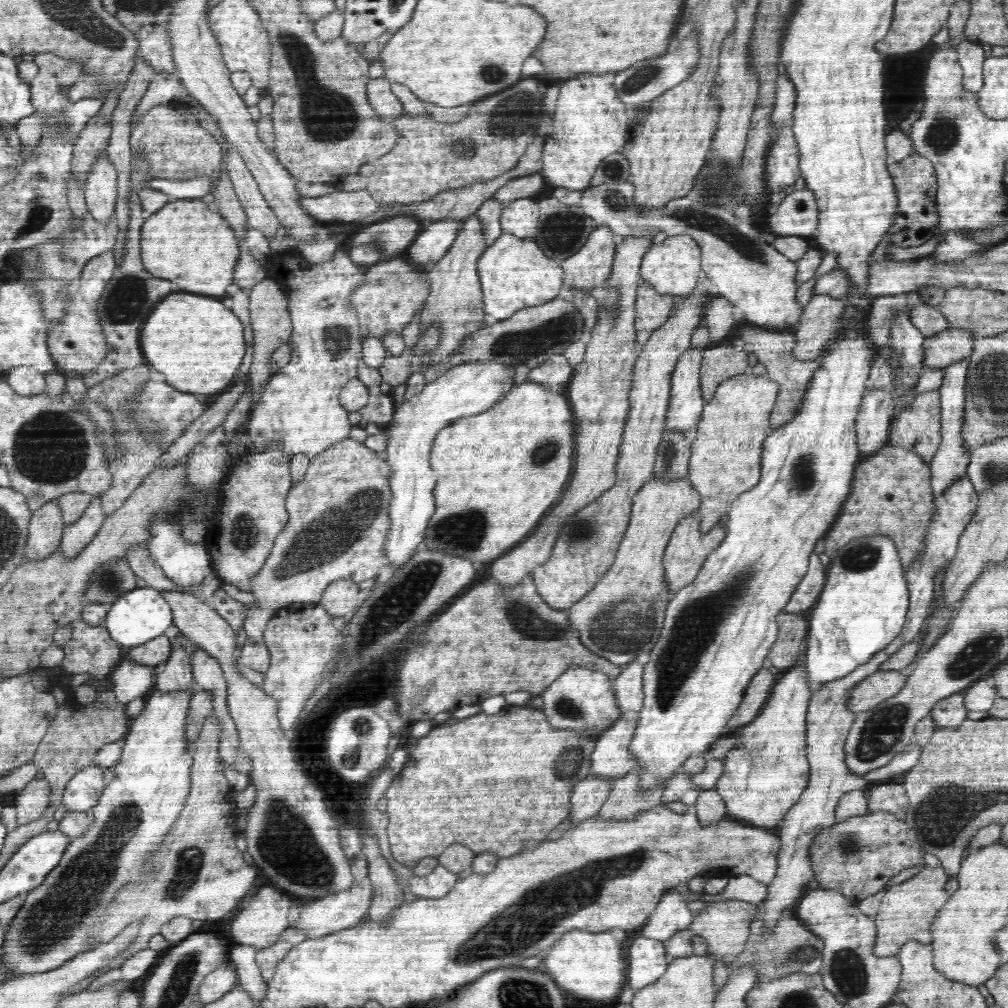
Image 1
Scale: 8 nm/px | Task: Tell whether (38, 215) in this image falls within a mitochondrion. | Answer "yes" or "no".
yes

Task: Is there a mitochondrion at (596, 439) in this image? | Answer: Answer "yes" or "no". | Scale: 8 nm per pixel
no

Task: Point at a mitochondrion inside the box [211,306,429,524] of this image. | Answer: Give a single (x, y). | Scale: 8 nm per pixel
(336, 339)

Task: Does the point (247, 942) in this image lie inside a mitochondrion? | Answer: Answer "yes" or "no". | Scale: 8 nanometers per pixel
no

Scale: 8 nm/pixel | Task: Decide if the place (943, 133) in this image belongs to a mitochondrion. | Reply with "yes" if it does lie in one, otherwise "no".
yes

